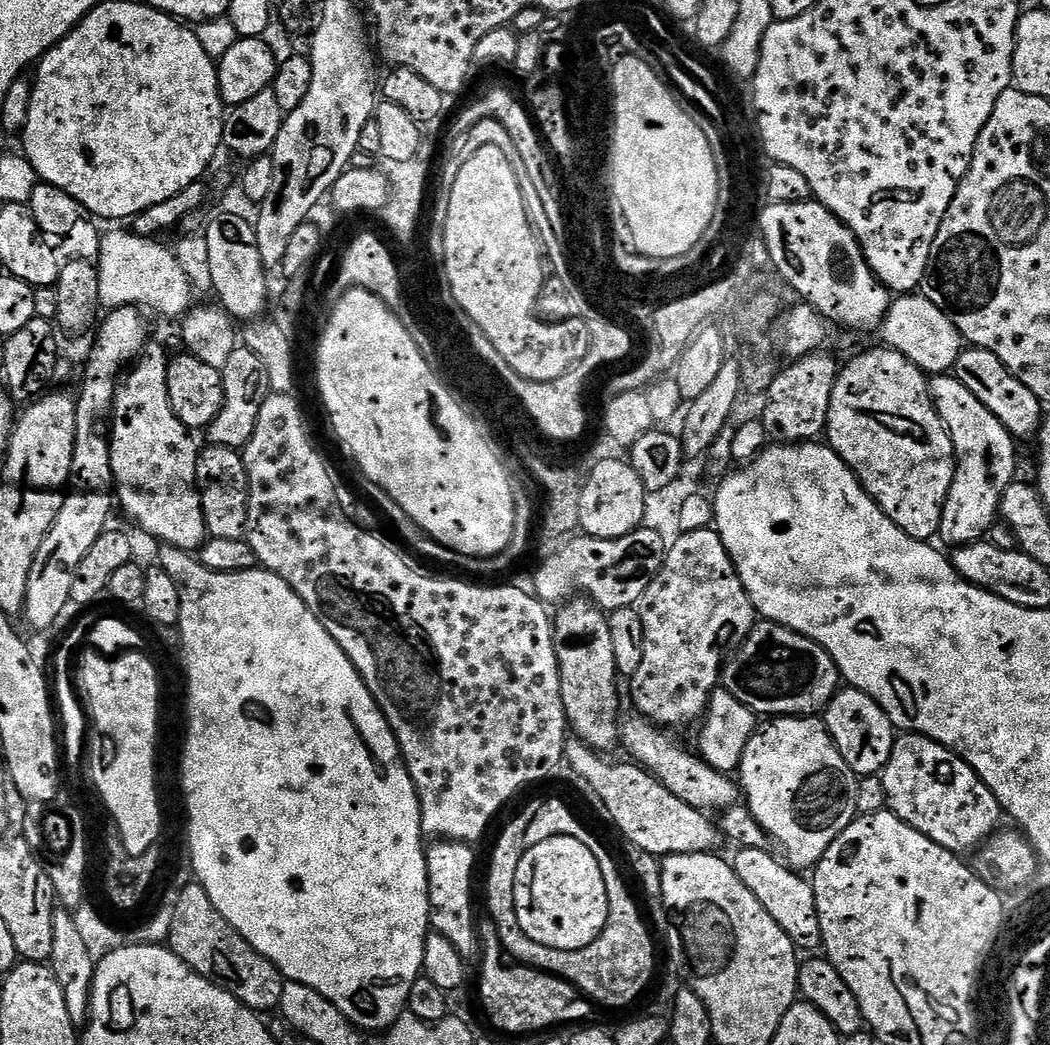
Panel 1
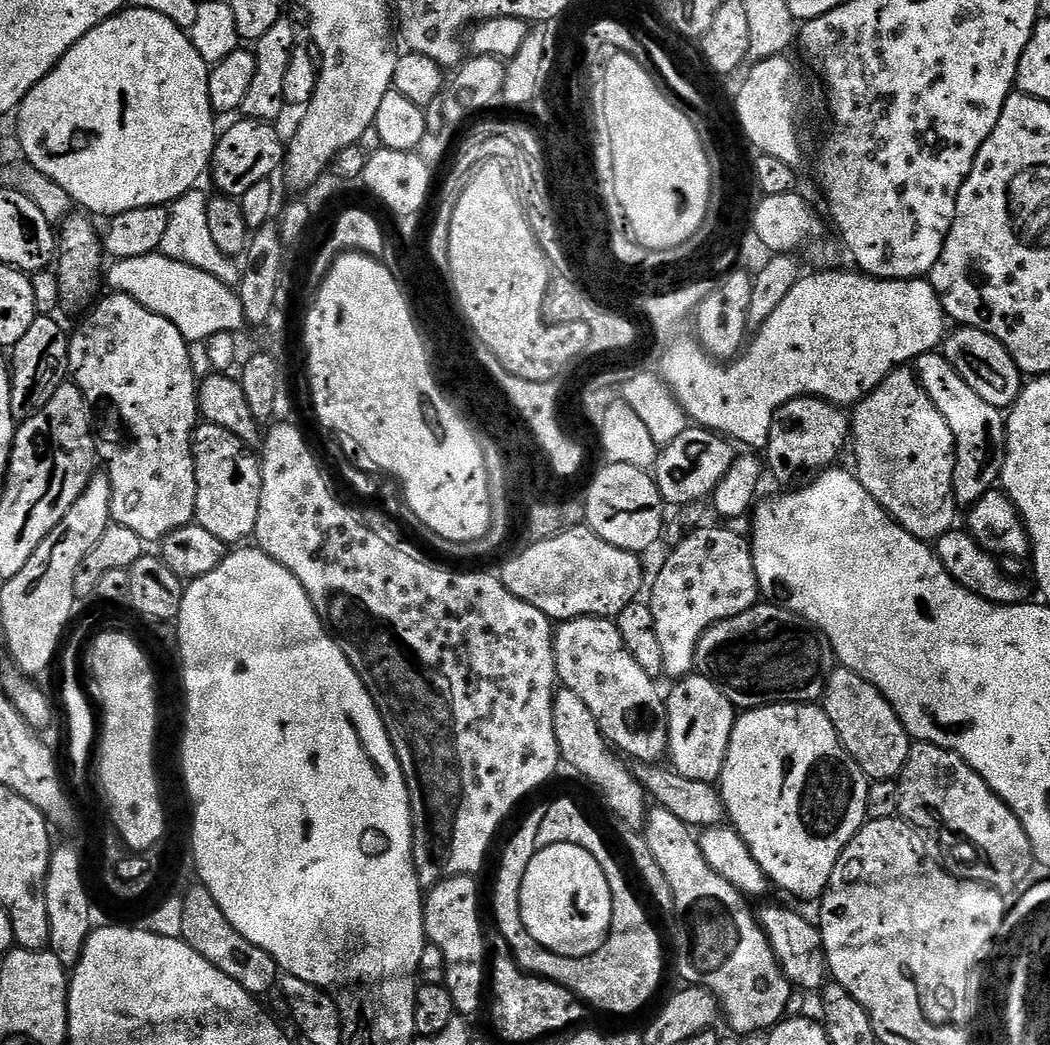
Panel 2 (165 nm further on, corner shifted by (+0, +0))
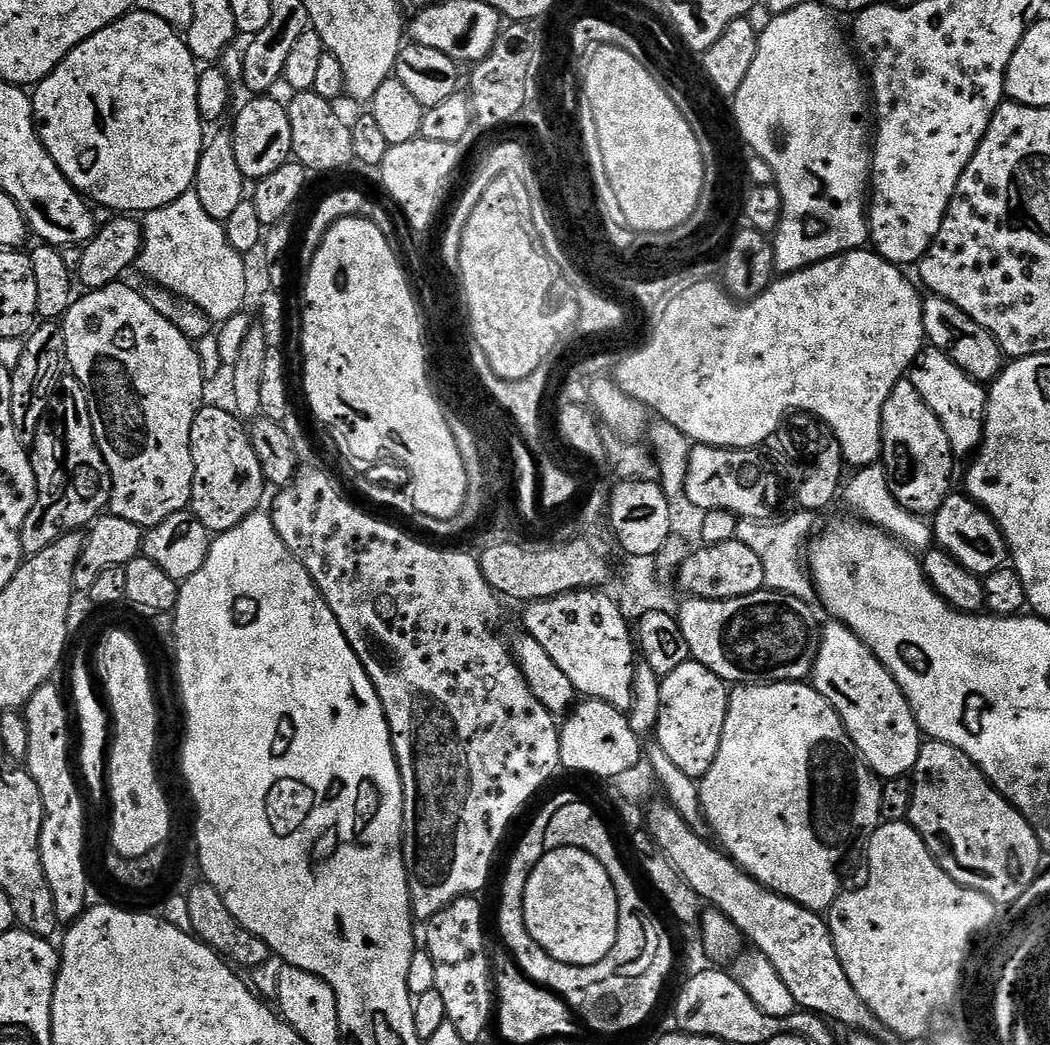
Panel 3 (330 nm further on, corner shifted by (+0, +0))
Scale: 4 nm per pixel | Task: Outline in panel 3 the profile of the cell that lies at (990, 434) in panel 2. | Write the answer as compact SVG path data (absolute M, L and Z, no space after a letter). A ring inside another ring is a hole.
M933 347L921 351L910 369L910 379L914 390L922 394L926 406L934 410L942 430L946 430L946 438L950 438L953 457L971 457L984 441L984 414L988 407L985 385L970 378L966 370L962 370L949 356Z

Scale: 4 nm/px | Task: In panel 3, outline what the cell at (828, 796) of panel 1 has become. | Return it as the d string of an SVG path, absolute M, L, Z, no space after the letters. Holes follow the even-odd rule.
M797 682L794 684L741 684L731 689L728 698L728 713L726 726L722 730L722 742L718 746L718 754L710 766L710 770L699 781L700 806L704 813L707 827L717 836L719 847L727 852L745 872L749 872L760 884L764 884L772 892L785 896L795 904L801 904L812 912L827 913L836 897L842 891L840 885L840 867L848 860L855 850L856 844L863 845L876 833L882 821L880 807L882 806L882 784L875 772L860 757L859 750L854 746L846 726L840 721L840 716L822 698L822 694L811 683Z

